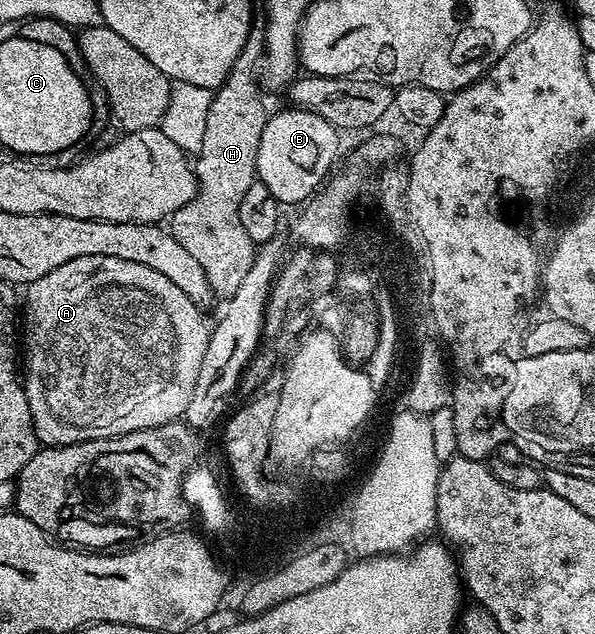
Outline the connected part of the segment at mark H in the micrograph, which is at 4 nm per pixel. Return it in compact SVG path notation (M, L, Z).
M250 26L247 41L235 59L231 73L213 91L211 109L207 109L207 130L203 133L203 149L195 156L197 192L183 209L171 216L171 232L203 267L214 296L228 297L239 289L247 269L251 269L255 245L239 221L239 205L247 189L257 179L259 137L265 128L267 110L261 100L259 82L261 62L265 56L265 29Z

